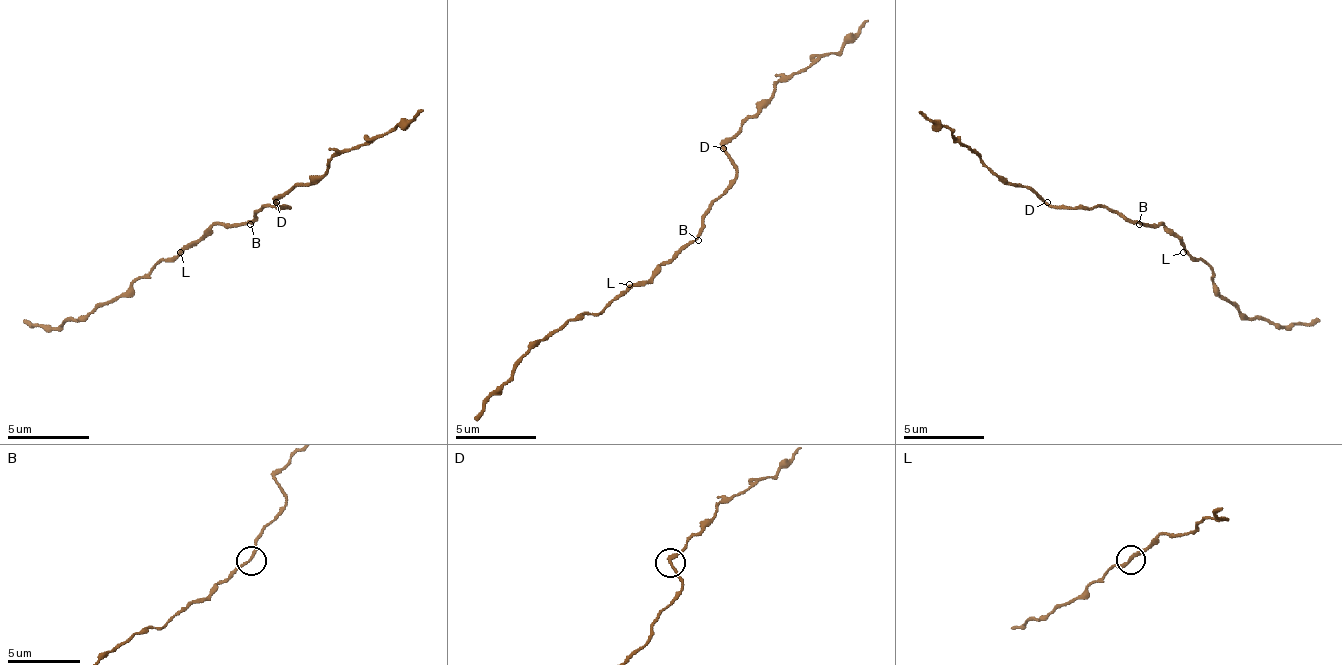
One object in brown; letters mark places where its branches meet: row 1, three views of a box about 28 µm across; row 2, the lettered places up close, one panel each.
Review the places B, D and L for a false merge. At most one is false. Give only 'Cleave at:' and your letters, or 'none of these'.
Cleave at: none of these

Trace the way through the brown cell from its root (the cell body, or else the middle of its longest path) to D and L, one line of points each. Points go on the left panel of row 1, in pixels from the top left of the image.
D: (250, 219), (262, 207), (287, 207), (279, 207), (275, 203)
L: (250, 219), (246, 224), (213, 224), (180, 252)

